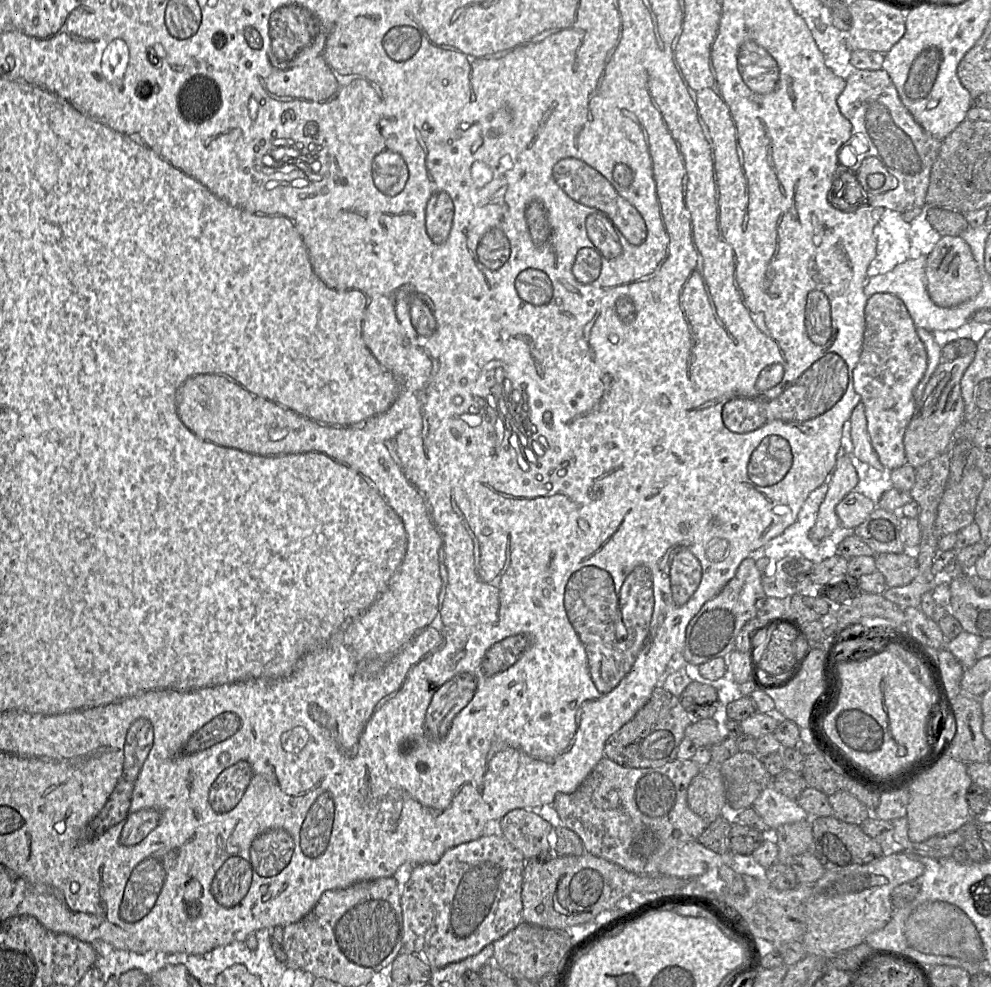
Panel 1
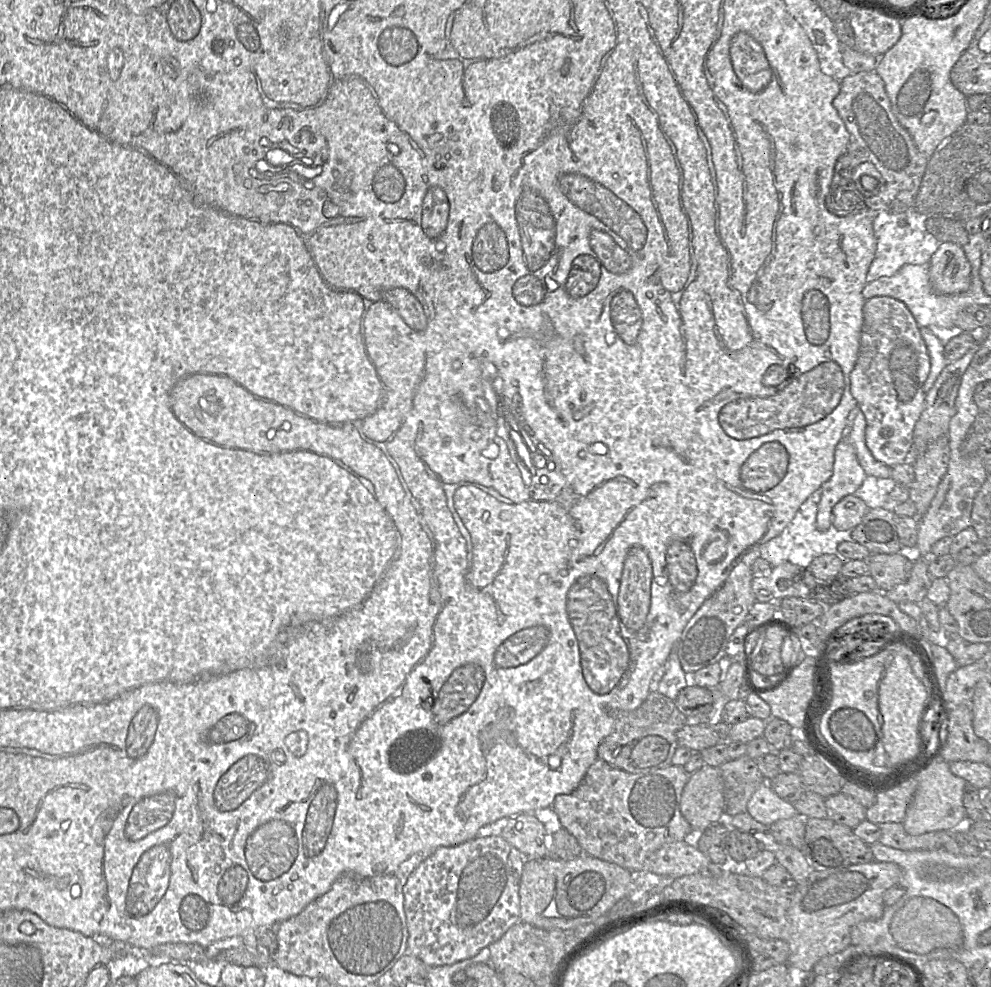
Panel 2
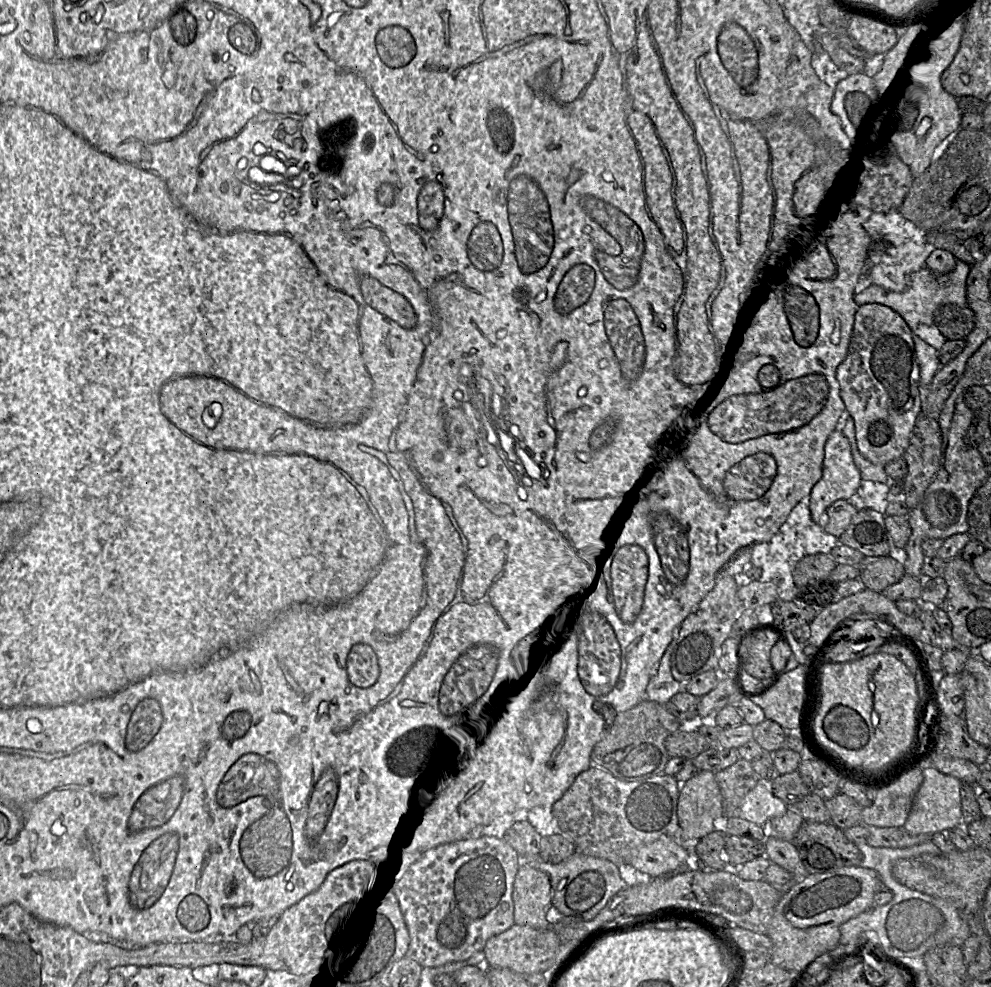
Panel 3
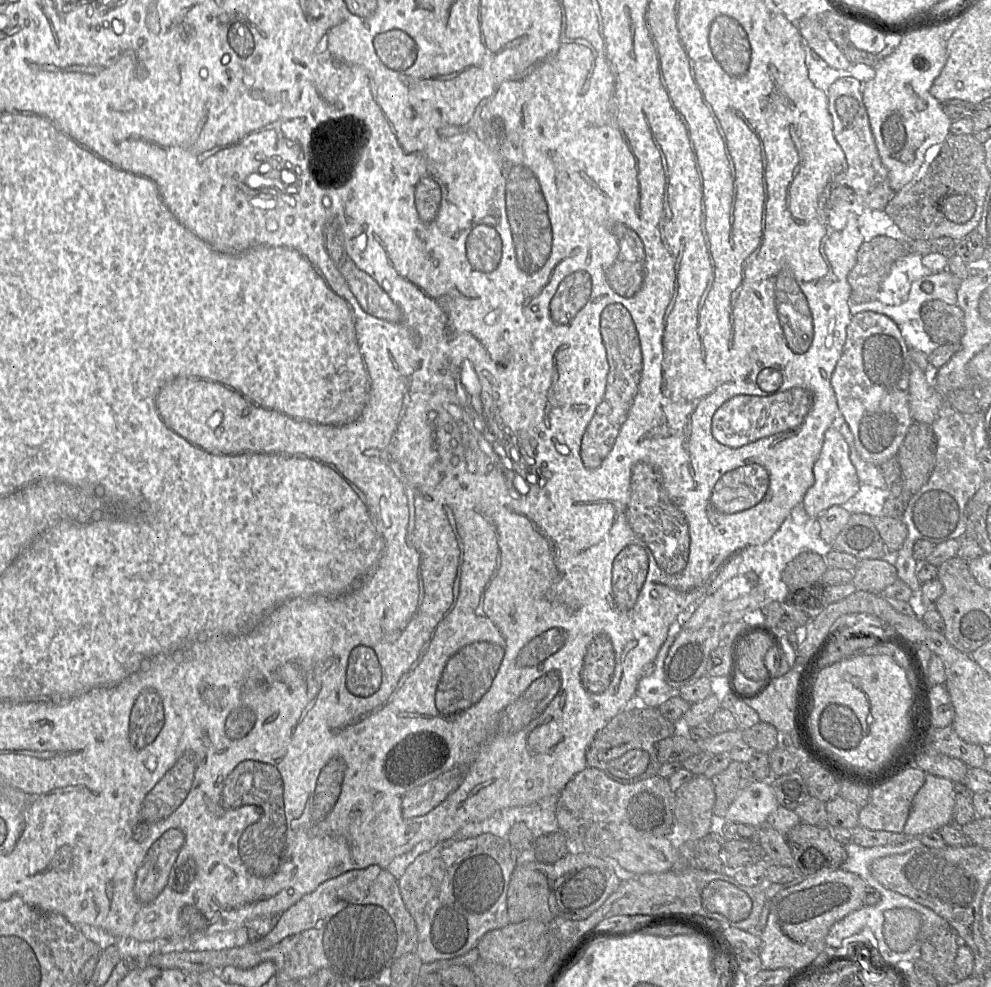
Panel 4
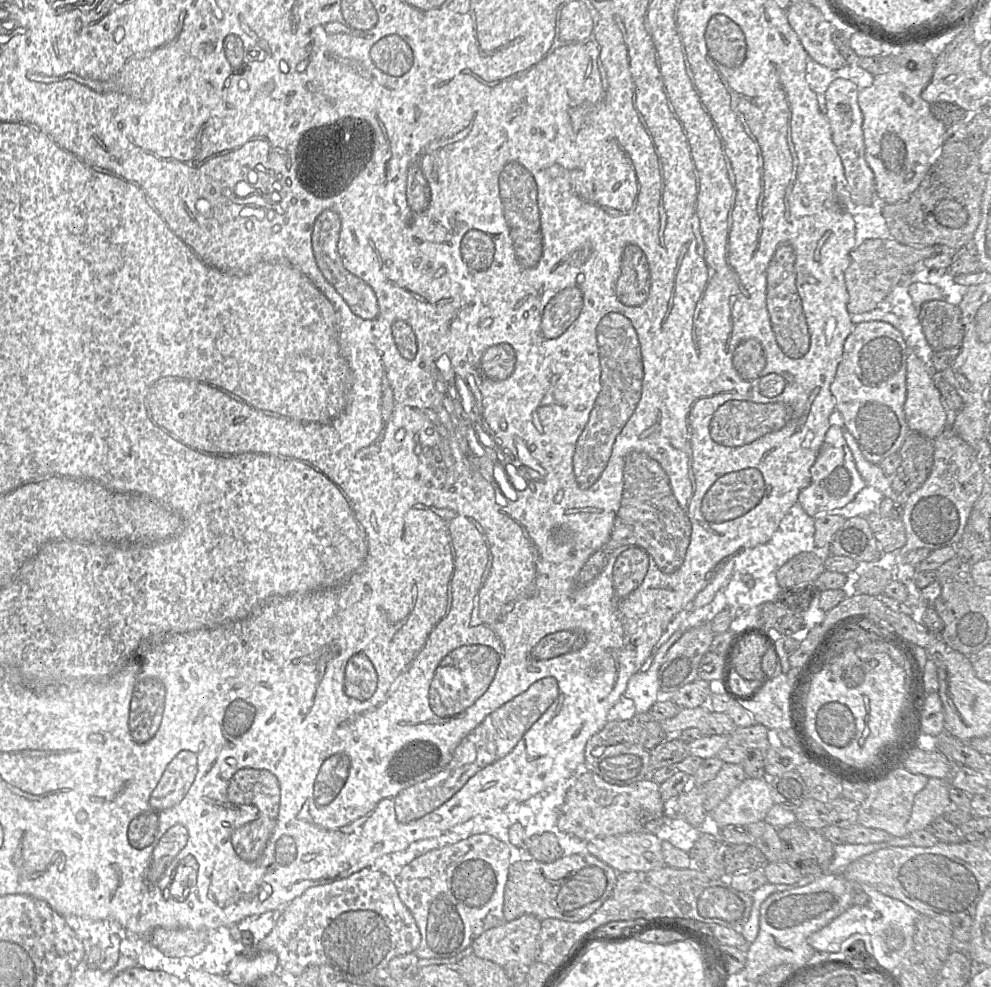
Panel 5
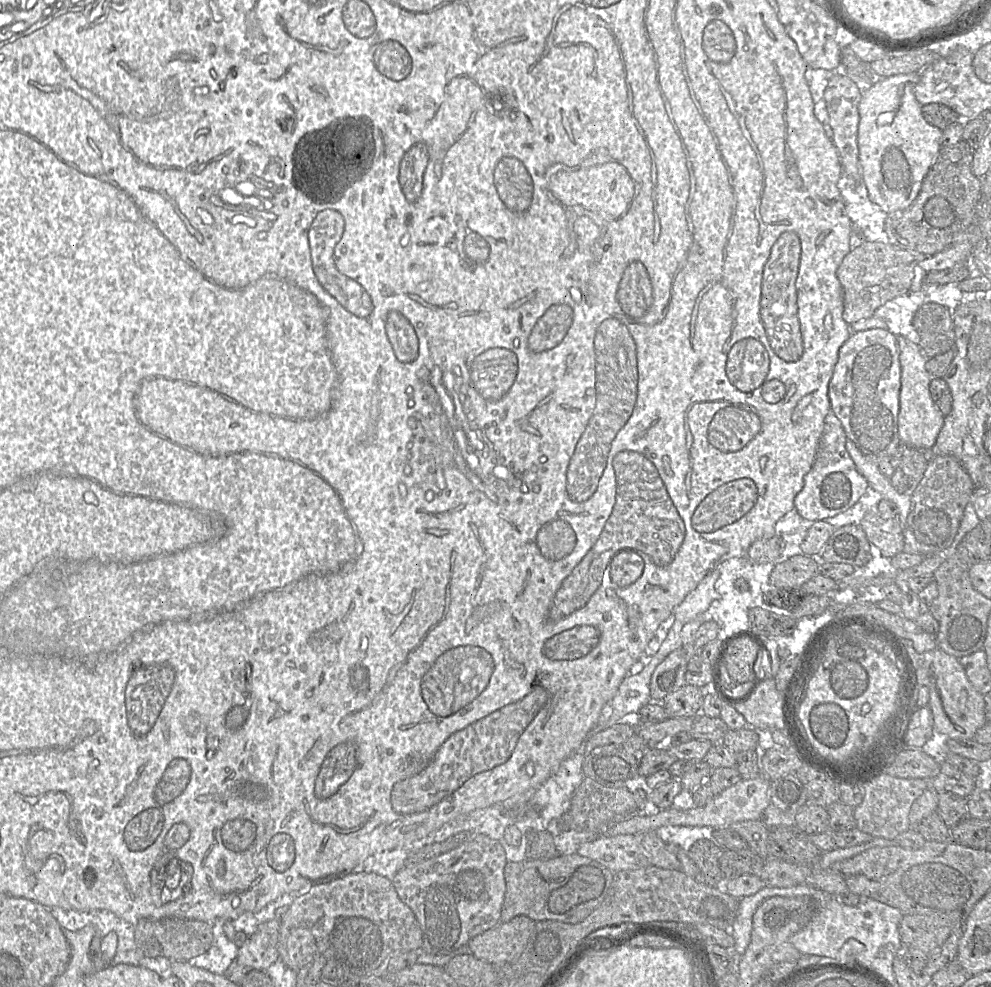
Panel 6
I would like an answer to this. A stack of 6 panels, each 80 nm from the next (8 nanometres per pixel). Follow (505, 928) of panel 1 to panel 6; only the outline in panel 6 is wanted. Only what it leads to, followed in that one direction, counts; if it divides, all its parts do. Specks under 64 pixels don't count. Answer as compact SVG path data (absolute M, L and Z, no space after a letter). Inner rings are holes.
M478 834L451 851L397 872L391 882L419 923L423 952L448 954L500 922L507 862L498 840Z

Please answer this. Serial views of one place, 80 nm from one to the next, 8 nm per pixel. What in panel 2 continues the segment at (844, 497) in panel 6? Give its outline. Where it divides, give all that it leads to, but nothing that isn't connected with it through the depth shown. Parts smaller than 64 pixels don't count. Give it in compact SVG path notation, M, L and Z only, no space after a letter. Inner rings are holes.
M842 439L835 448L832 475L820 487L822 493L816 516L819 530L825 531L832 526L831 513L834 505L845 496L854 494L866 476L853 444L849 439Z

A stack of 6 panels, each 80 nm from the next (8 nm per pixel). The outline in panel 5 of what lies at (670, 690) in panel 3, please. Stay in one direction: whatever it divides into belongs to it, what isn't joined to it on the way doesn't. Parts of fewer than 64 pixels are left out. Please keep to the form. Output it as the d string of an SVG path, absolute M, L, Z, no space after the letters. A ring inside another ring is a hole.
M680 627L672 636L657 647L652 655L652 664L646 671L635 673L628 681L623 694L634 702L636 713L647 713L660 699L658 673L669 648L688 630Z

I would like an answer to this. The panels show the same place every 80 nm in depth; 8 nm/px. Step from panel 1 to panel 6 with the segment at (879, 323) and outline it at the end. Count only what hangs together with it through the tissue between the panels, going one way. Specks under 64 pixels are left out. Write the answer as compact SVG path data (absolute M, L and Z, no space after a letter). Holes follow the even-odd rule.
M873 328L852 332L839 349L838 359L828 385L831 413L841 423L847 436L868 459L878 463L879 459L894 453L901 445L898 432L900 409L901 366L897 337L887 329Z

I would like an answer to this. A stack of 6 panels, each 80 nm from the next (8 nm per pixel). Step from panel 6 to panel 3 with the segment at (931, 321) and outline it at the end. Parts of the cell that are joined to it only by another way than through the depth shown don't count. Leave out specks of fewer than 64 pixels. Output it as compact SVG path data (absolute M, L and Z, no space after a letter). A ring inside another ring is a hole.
M945 304L934 312L933 325L947 340L965 340L975 327L975 315L969 307Z

